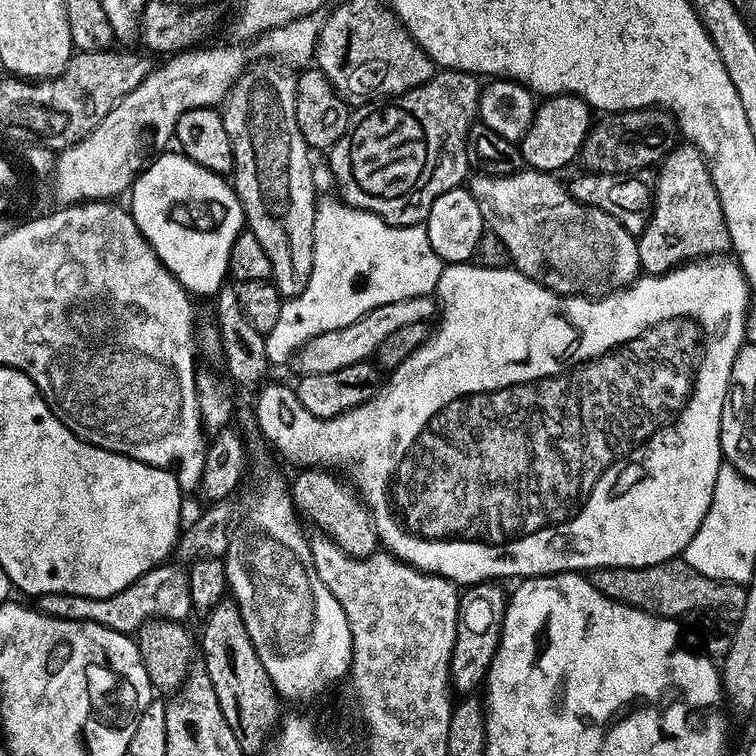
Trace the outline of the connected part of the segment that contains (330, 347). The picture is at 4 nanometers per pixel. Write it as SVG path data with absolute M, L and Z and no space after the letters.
M431 295L410 297L380 305L370 310L364 317L358 318L356 322L350 323L350 326L343 326L341 329L330 330L329 333L318 334L310 338L291 357L291 367L296 367L300 376L306 376L328 374L354 363L362 363L375 357L379 344L389 338L394 330L399 330L402 326L414 322L431 321L437 312L437 301Z

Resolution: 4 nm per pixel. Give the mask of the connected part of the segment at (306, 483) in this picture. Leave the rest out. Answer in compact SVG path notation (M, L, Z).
M305 467L297 472L300 473L290 483L292 507L297 513L303 519L305 516L310 523L317 524L321 528L317 529L327 539L333 540L347 556L359 560L373 556L378 551L378 541L372 525L372 515L368 513L368 508L360 499L360 493L351 483L345 482L335 471L326 468Z

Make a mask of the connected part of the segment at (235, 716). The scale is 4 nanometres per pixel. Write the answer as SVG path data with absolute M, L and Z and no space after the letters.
M220 600L218 606L205 615L204 620L206 622L202 638L200 637L198 644L210 682L214 685L214 694L218 694L218 706L222 706L222 715L226 717L230 730L234 730L234 738L238 738L244 753L252 754L264 743L269 743L268 731L280 712L281 701L278 699L276 687L272 685L272 679L250 642L241 612L234 600Z

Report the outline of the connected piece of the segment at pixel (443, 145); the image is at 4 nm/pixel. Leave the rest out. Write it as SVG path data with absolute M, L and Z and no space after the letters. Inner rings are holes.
M449 68L433 71L432 77L414 90L377 103L372 112L374 119L404 120L404 152L397 156L392 153L374 121L355 121L351 131L326 156L335 187L340 190L339 199L398 227L424 224L434 200L469 179L467 132L478 116L481 87L473 73Z

